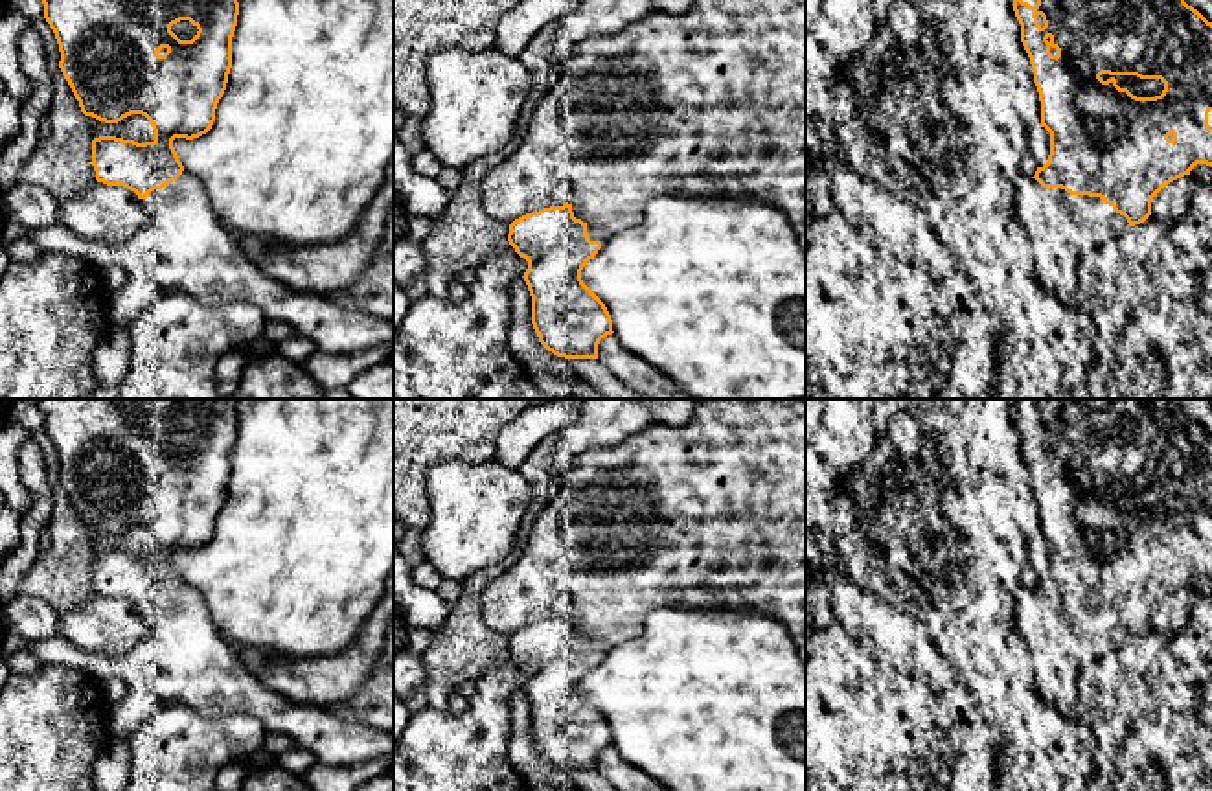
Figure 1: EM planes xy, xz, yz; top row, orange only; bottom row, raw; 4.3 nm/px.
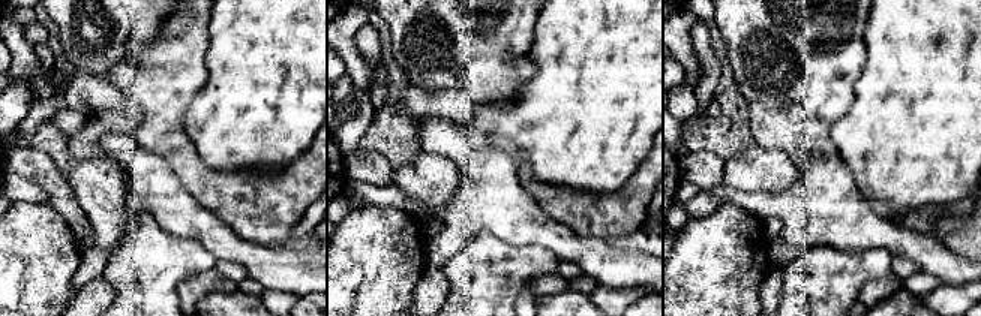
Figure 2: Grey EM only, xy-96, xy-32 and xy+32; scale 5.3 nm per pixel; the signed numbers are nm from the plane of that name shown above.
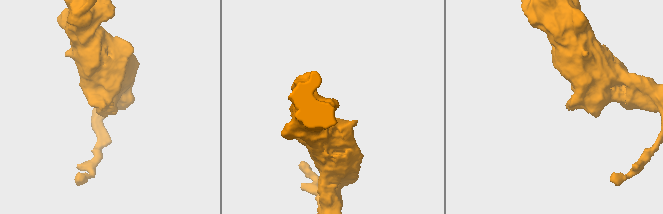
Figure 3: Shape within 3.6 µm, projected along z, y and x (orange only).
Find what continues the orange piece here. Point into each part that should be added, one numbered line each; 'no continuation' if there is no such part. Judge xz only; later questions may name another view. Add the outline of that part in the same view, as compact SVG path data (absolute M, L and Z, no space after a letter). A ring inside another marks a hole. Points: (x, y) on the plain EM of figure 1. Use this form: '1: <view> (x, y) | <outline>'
1: xz (594, 646) | M587 636L587 648L590 653L600 653L601 657L605 655L605 651L611 648L607 642Z

